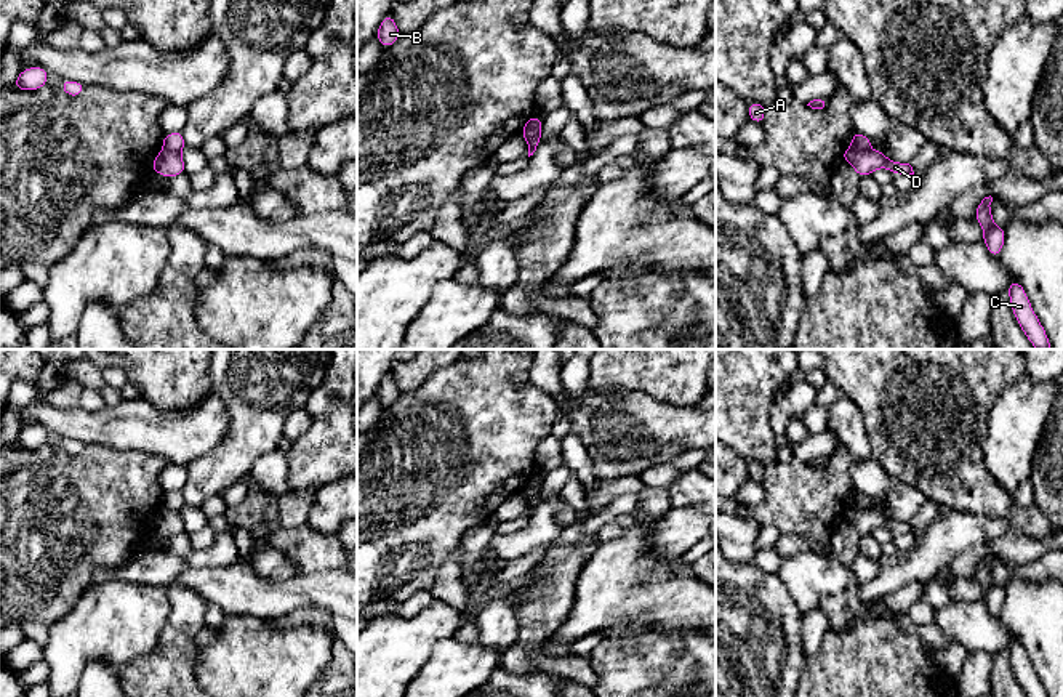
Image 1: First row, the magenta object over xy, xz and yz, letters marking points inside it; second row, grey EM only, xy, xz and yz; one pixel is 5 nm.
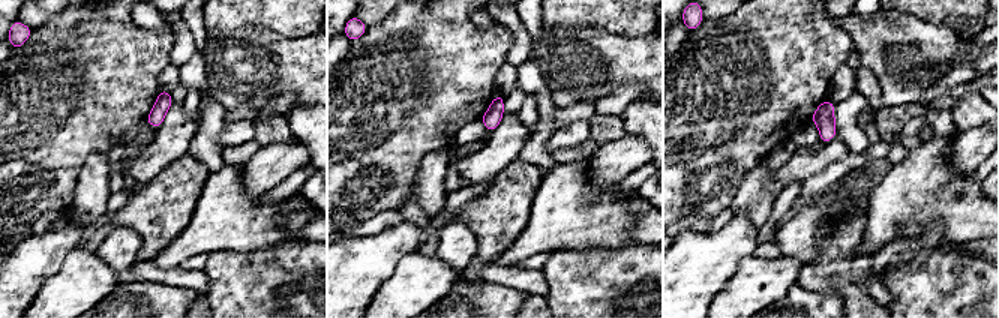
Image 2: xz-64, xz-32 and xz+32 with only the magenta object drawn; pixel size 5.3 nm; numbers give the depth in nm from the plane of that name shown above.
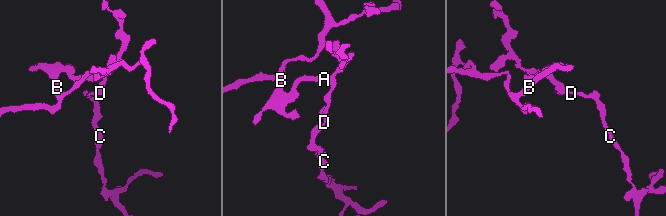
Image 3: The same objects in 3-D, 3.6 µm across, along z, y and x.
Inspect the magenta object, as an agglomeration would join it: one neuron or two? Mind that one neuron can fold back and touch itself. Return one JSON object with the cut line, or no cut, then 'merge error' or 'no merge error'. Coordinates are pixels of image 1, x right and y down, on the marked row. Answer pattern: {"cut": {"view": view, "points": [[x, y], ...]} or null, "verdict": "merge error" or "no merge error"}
{"cut": {"view": "xz", "points": [[538, 117], [527, 135], [527, 141]]}, "verdict": "merge error"}

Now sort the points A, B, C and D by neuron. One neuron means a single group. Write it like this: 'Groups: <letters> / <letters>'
Groups: A B / C D

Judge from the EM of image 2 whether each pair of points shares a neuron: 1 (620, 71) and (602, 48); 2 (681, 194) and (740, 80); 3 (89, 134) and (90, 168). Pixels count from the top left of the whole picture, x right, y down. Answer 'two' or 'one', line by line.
1: one
2: one
3: two

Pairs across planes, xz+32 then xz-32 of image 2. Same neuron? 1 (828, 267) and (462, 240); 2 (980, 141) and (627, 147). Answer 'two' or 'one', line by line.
1: two
2: one

